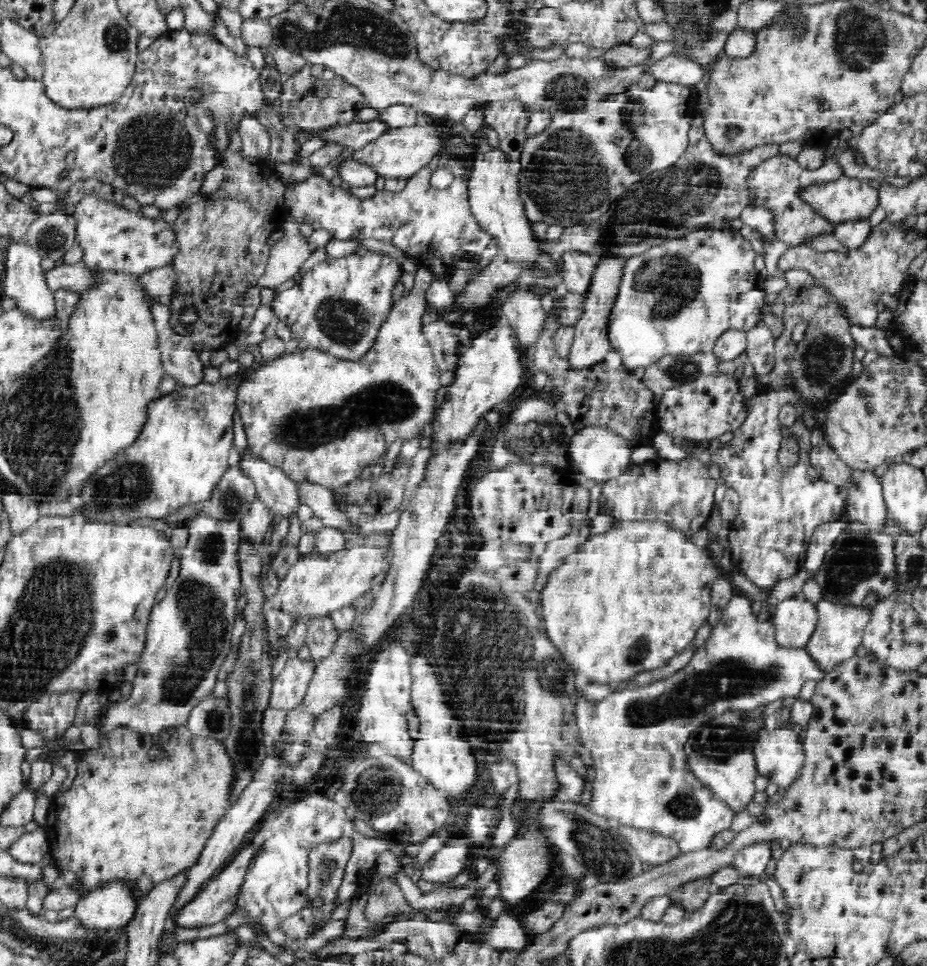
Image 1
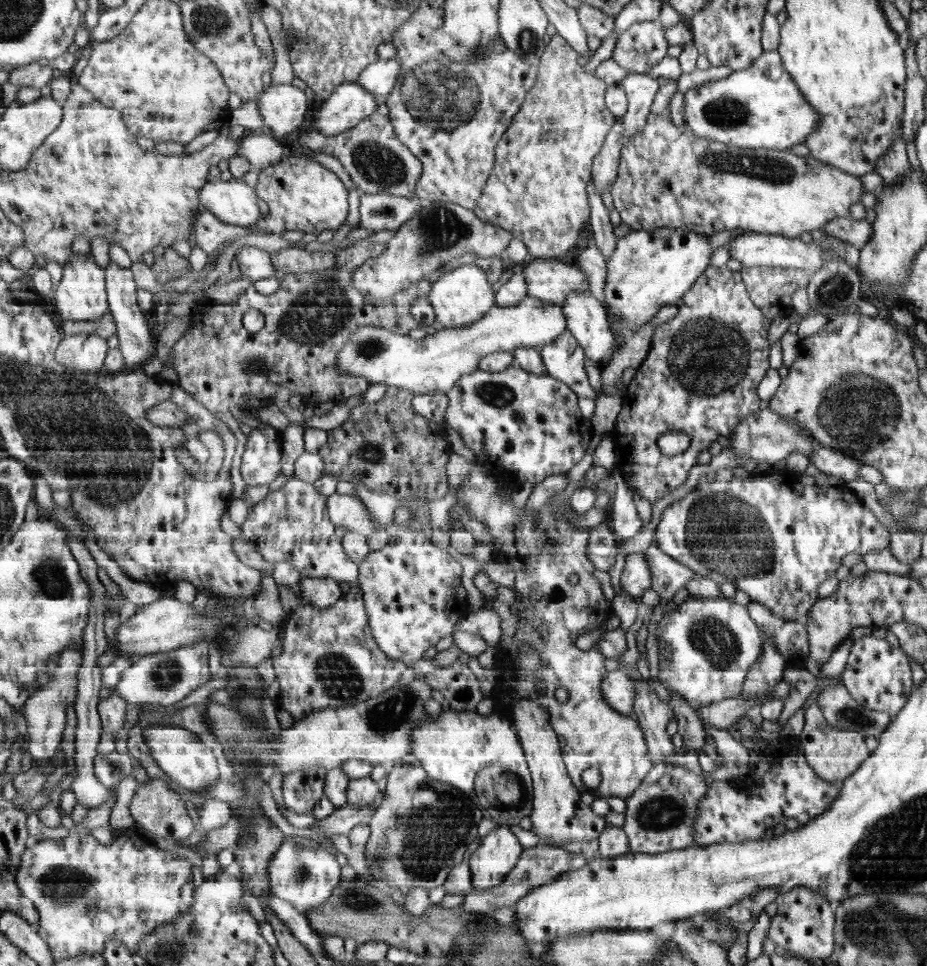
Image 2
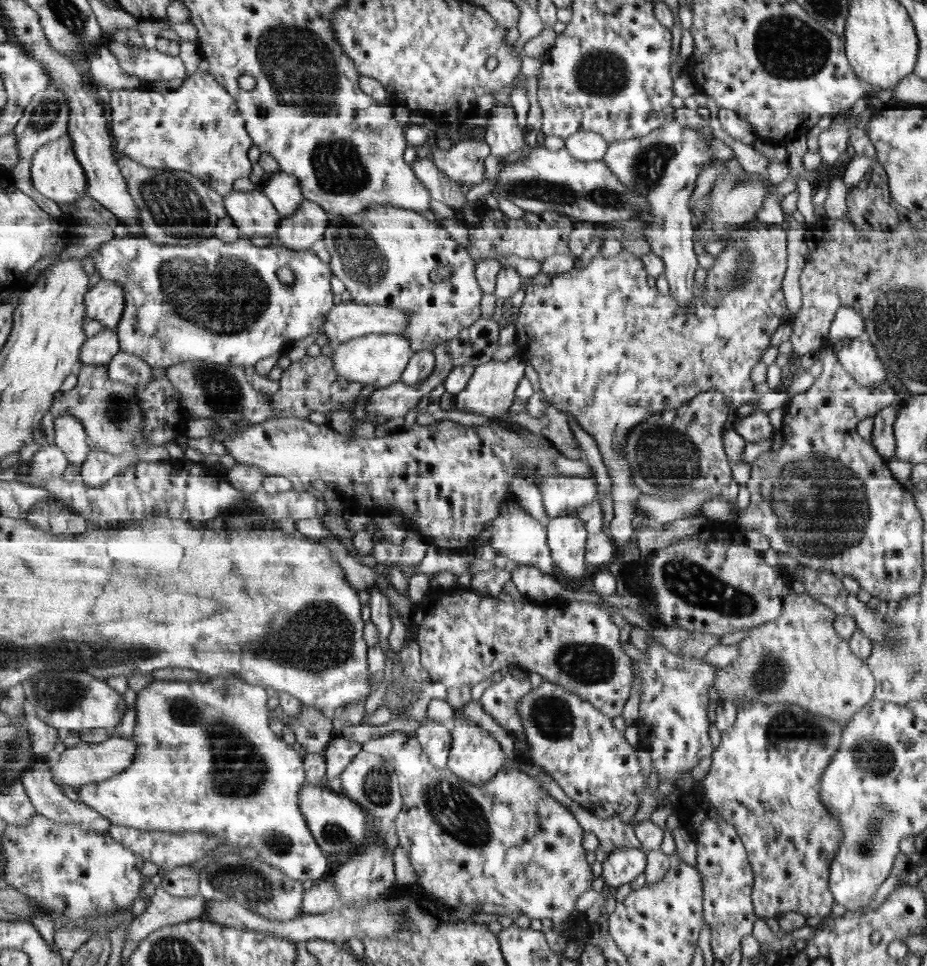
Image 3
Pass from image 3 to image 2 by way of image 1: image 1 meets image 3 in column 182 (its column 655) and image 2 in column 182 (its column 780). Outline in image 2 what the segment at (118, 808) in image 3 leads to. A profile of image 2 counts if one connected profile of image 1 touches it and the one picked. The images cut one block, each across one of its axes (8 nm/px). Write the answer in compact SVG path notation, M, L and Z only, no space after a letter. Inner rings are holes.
M203 640L191 646L173 650L173 652L137 658L135 664L123 672L121 682L115 688L103 688L101 696L111 698L111 690L113 690L113 692L119 692L129 704L151 704L151 706L153 704L161 704L161 706L177 704L185 700L191 692L197 692L201 686L211 684L207 644L209 642Z

